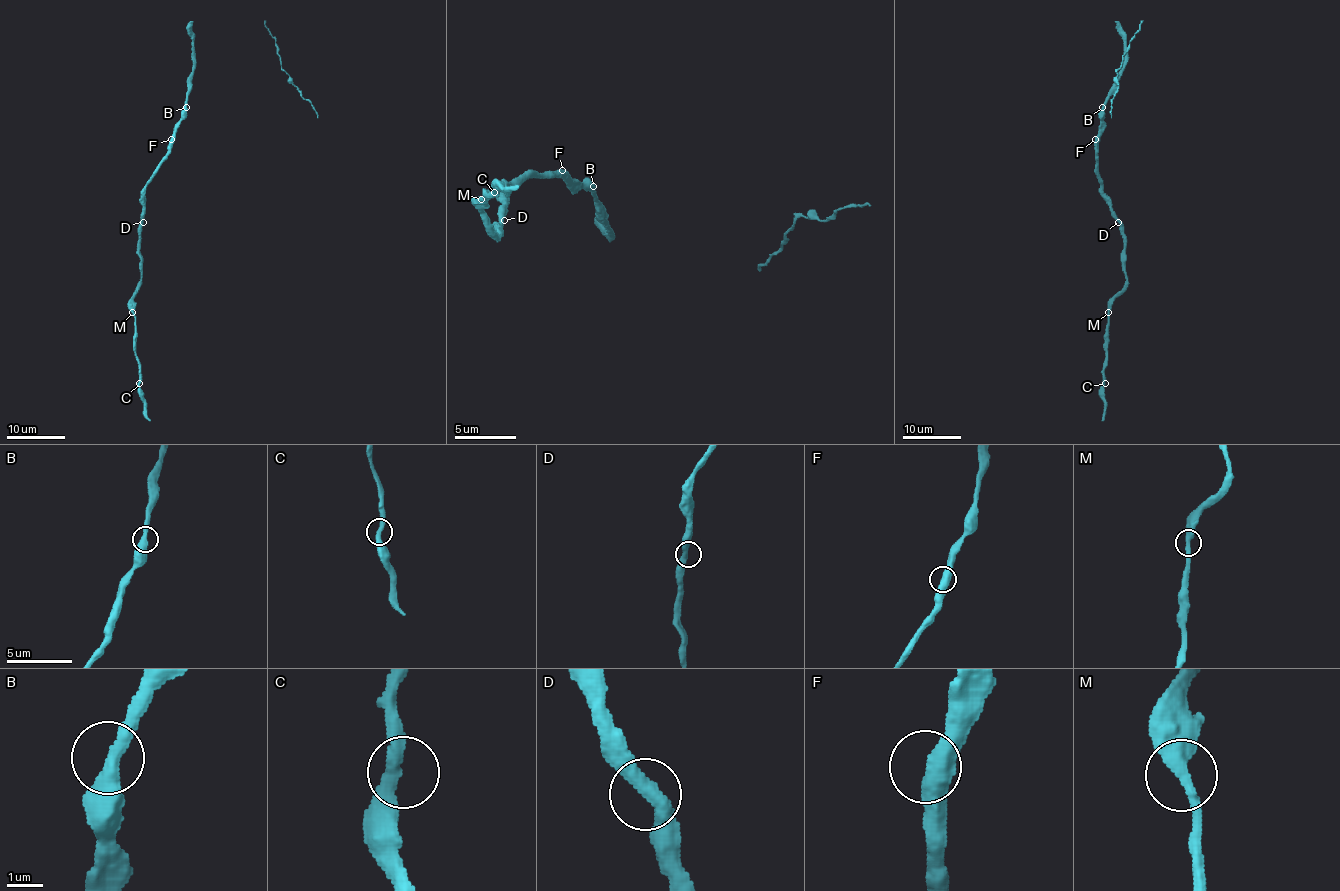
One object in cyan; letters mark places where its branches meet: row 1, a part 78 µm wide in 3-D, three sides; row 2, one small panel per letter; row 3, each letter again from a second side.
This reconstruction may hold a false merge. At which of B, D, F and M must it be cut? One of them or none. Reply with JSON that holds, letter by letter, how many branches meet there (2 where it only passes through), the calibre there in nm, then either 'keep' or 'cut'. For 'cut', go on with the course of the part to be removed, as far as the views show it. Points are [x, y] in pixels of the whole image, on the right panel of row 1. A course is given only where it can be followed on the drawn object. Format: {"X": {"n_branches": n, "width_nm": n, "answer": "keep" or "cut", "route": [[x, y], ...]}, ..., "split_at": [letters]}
{"B": {"n_branches": 2, "width_nm": 440, "answer": "keep"}, "D": {"n_branches": 2, "width_nm": 420, "answer": "keep"}, "F": {"n_branches": 2, "width_nm": 500, "answer": "keep"}, "M": {"n_branches": 2, "width_nm": 420, "answer": "keep"}, "split_at": []}

